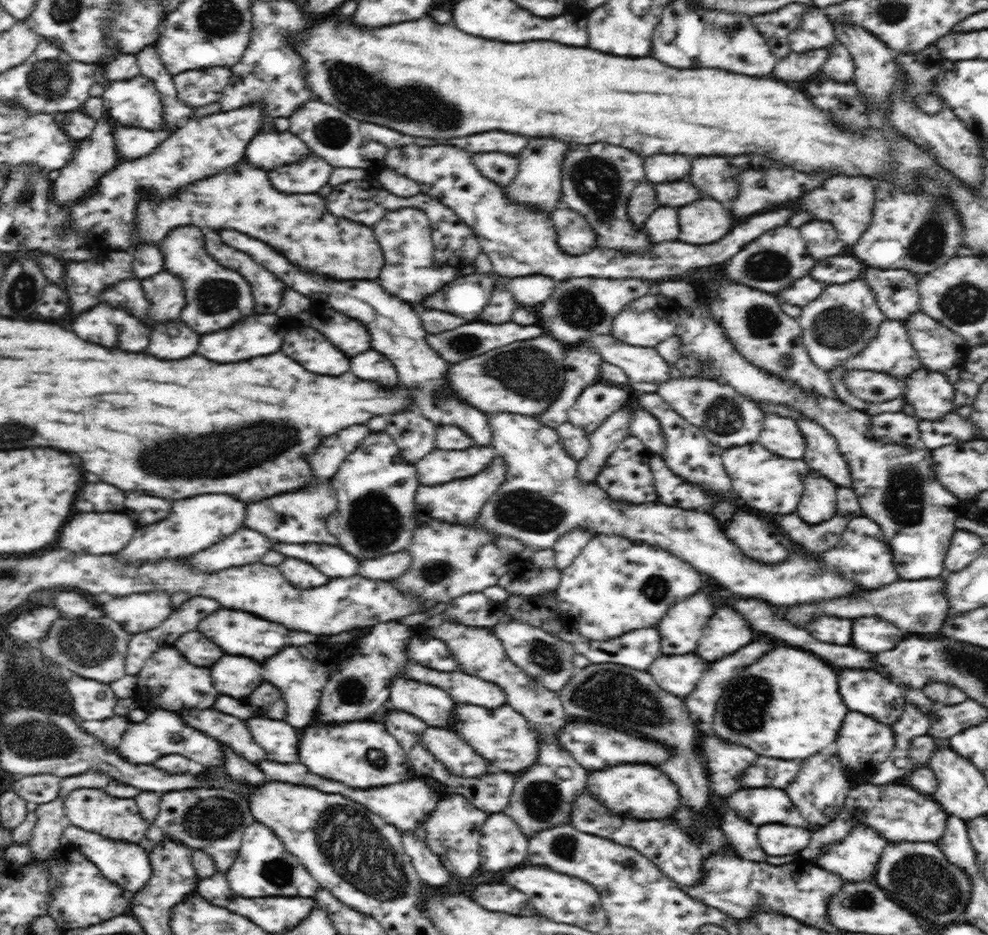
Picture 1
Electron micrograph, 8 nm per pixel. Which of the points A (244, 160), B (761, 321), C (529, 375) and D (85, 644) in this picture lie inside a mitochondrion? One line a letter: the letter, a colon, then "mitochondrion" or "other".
A: other
B: mitochondrion
C: mitochondrion
D: mitochondrion

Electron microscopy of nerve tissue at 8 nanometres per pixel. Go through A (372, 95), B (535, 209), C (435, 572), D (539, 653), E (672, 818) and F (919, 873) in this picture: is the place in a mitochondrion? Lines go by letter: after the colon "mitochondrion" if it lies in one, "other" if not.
A: mitochondrion
B: other
C: mitochondrion
D: mitochondrion
E: other
F: mitochondrion

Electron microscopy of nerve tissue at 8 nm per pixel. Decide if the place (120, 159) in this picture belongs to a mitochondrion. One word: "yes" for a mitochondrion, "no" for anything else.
no

